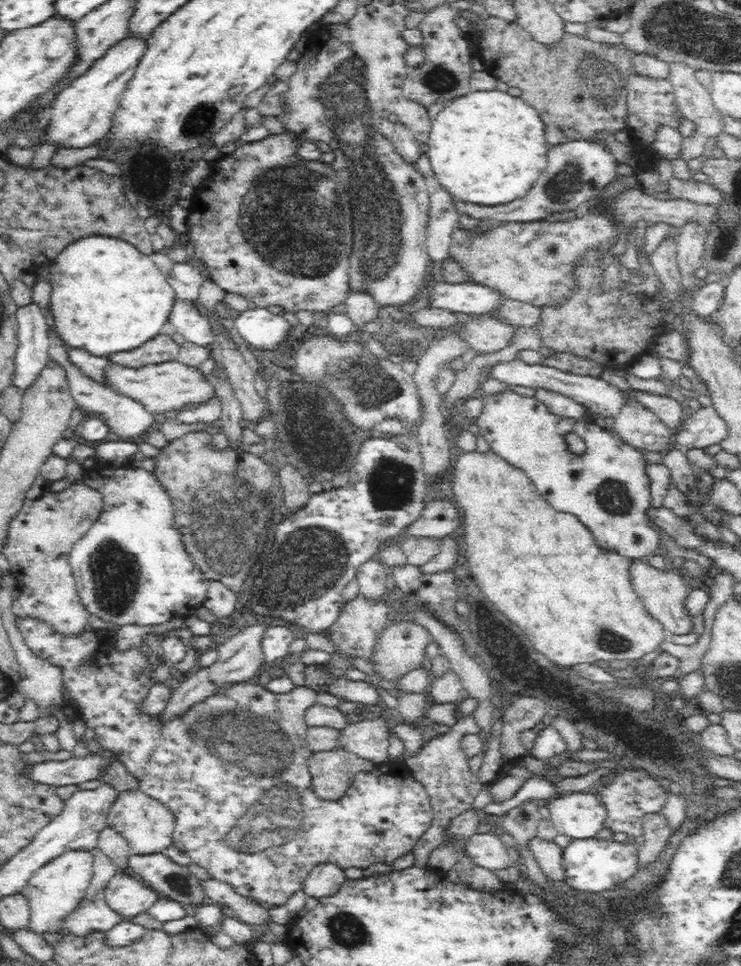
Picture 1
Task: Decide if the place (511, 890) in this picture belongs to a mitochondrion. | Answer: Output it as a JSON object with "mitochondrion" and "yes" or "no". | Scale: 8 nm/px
{"mitochondrion":"no"}

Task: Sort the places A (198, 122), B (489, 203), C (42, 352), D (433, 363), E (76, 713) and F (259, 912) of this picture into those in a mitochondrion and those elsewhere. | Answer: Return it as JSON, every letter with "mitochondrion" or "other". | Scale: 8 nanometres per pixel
{"A":"mitochondrion","B":"other","C":"other","D":"other","E":"other","F":"other"}

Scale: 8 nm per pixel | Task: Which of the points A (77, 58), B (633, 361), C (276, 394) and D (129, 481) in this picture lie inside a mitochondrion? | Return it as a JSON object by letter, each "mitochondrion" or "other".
{"A":"other","B":"other","C":"other","D":"other"}

